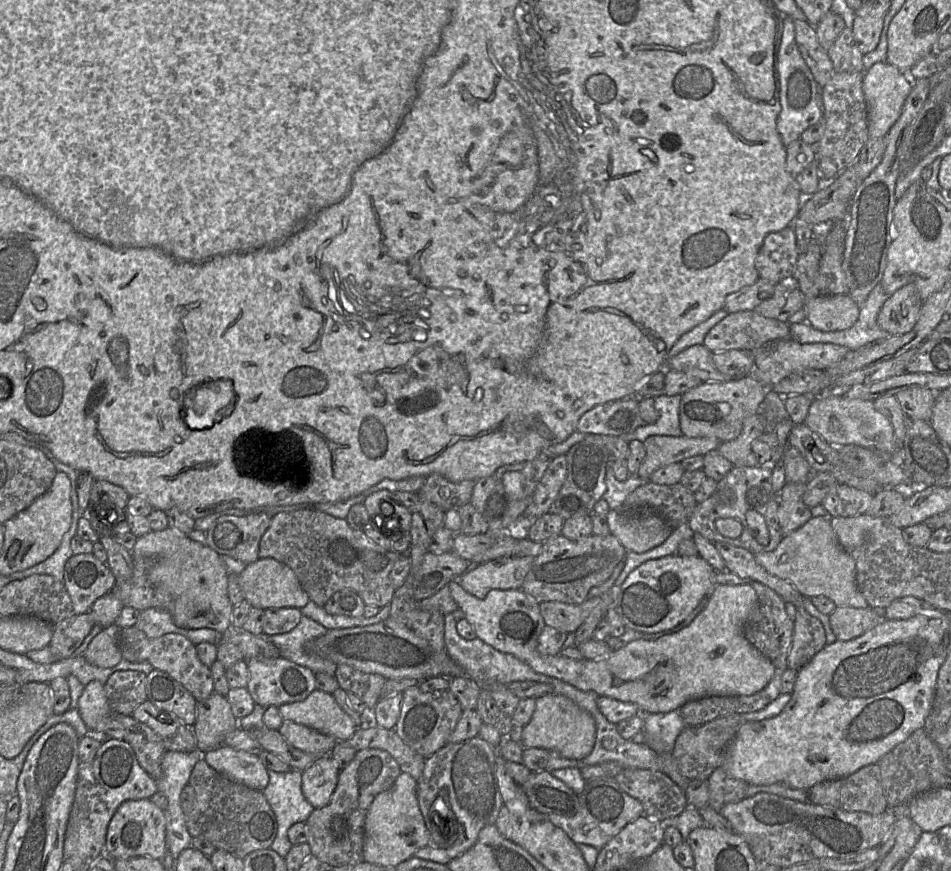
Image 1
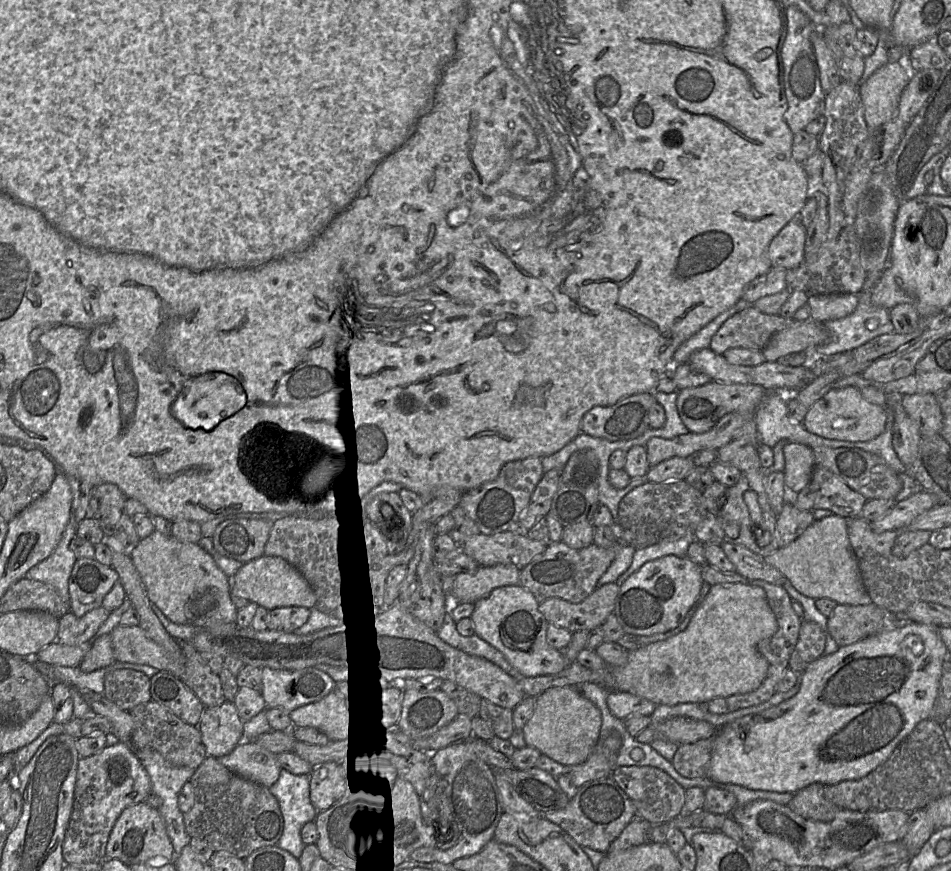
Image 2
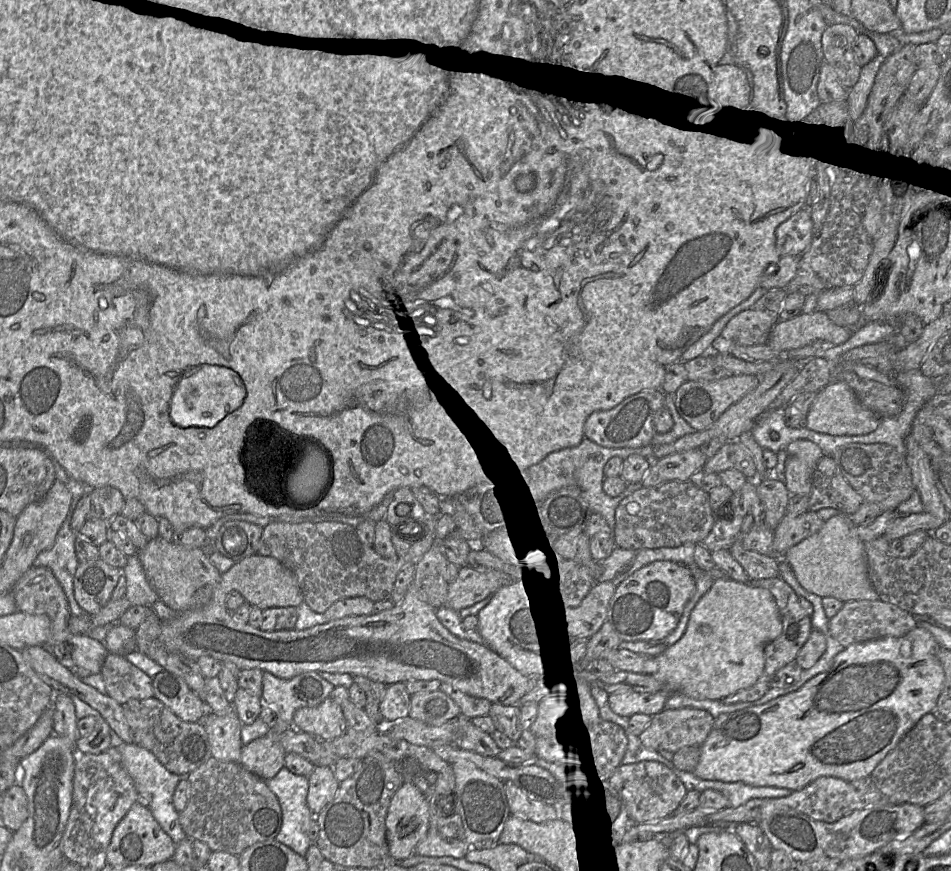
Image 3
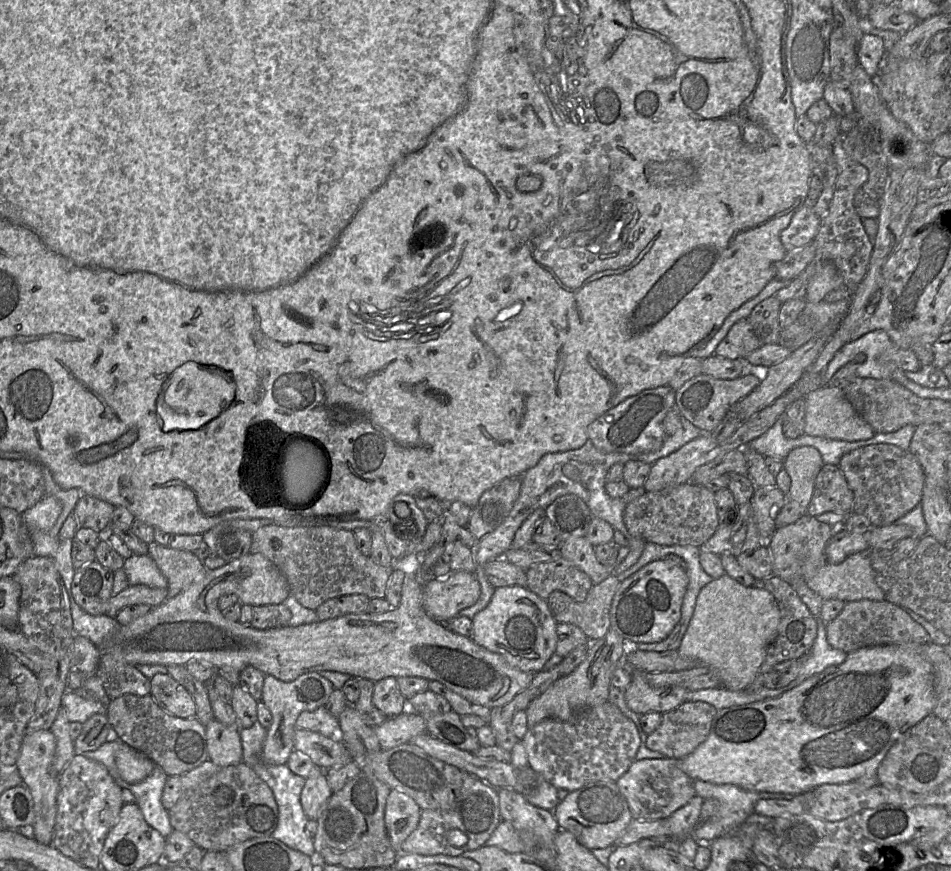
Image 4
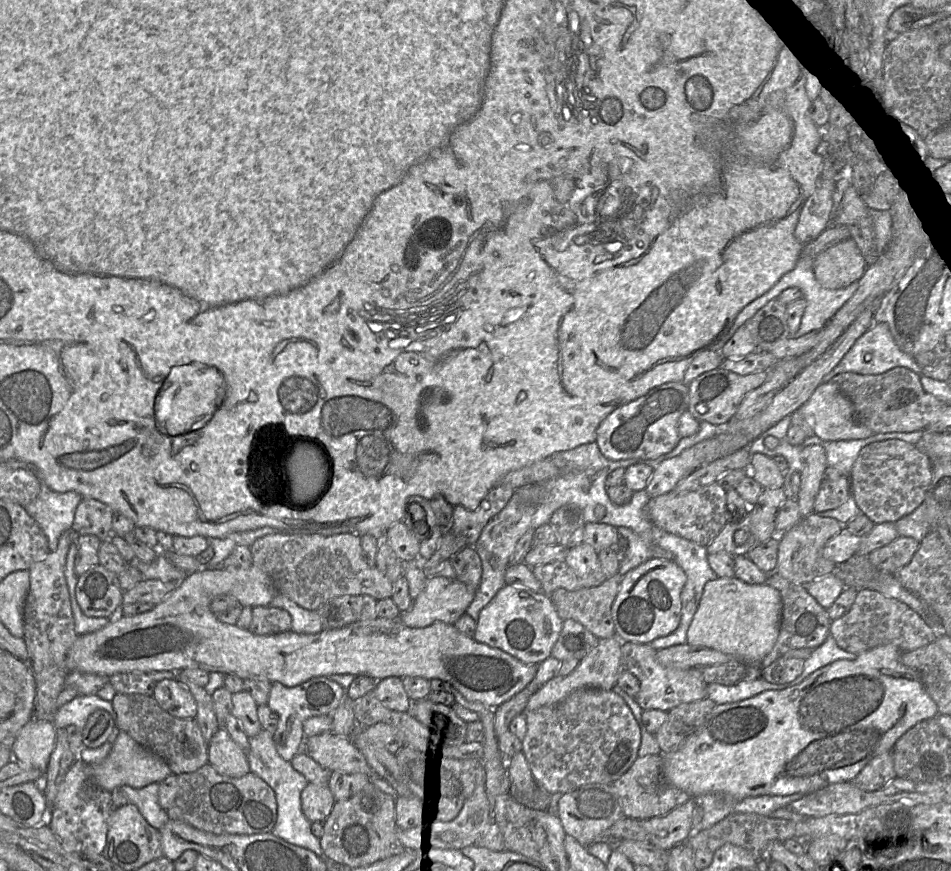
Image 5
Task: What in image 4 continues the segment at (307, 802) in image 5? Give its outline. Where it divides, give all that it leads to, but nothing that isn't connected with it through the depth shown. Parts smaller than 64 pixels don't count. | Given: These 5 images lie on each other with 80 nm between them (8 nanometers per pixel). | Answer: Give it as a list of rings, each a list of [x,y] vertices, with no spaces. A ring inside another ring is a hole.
[[[318,770],[307,778],[301,793],[301,805],[309,820],[317,820],[333,795],[324,770]]]

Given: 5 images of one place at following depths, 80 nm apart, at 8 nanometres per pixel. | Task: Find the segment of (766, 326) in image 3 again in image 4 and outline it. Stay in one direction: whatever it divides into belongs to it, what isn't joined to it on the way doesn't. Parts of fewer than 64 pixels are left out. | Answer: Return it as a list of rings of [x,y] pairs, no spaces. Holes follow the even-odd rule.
[[[746,318],[737,321],[730,328],[726,337],[717,345],[715,354],[726,359],[744,359],[762,345]]]

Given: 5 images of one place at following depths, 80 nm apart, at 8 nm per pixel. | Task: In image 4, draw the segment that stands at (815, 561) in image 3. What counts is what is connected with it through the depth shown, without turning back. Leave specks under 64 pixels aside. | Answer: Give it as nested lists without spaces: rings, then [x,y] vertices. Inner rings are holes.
[[[862,551],[839,564],[826,563],[805,583],[824,600],[837,599],[846,603],[863,599],[882,601],[885,595],[875,577],[870,555],[868,551]]]

